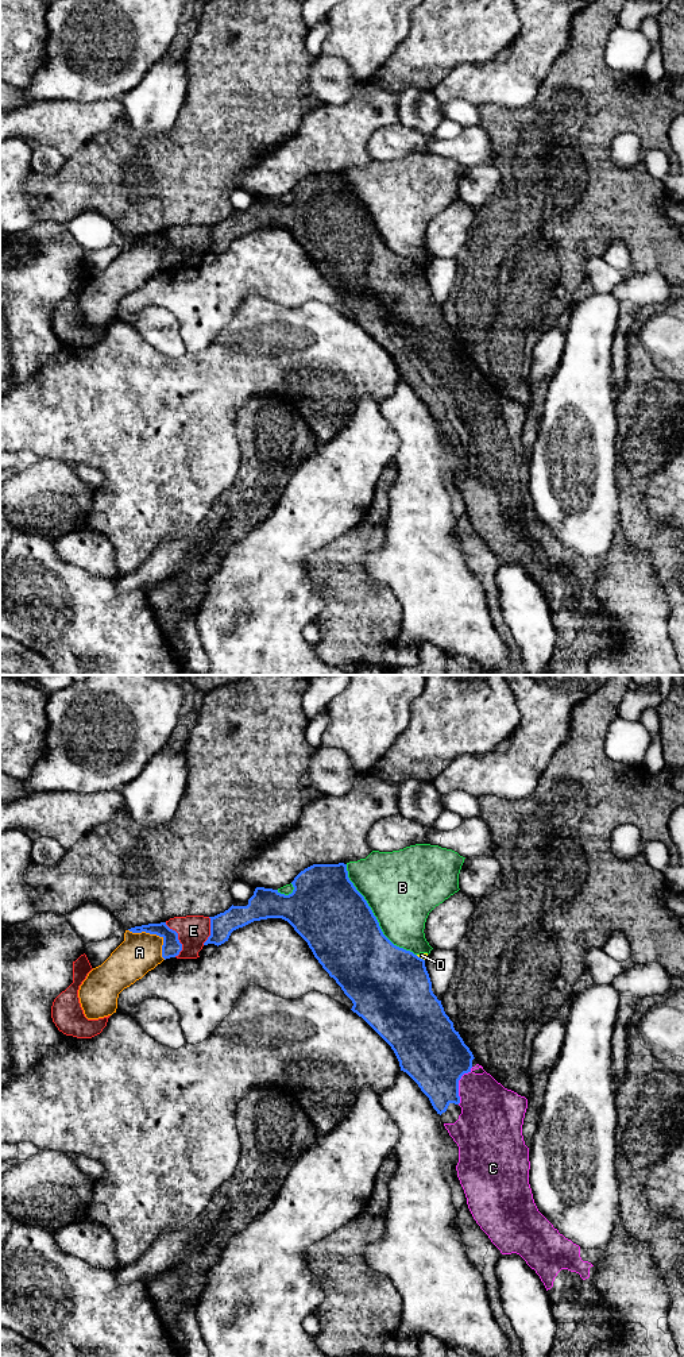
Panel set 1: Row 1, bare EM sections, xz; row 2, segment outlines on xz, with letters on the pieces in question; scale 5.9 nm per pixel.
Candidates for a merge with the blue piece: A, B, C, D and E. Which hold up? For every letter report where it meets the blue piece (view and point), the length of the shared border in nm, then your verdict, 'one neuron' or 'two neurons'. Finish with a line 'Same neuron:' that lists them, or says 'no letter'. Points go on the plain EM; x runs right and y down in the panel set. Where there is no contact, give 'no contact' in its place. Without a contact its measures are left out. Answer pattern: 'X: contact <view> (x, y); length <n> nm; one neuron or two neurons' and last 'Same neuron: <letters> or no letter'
A: contact xz (155, 242); length 280 nm; two neurons
B: contact xz (374, 224); length 700 nm; two neurons
C: contact xz (458, 393); length 240 nm; one neuron
D: contact xz (420, 266); length 70 nm; two neurons
E: contact xz (177, 247); length 220 nm; two neurons
Same neuron: C

